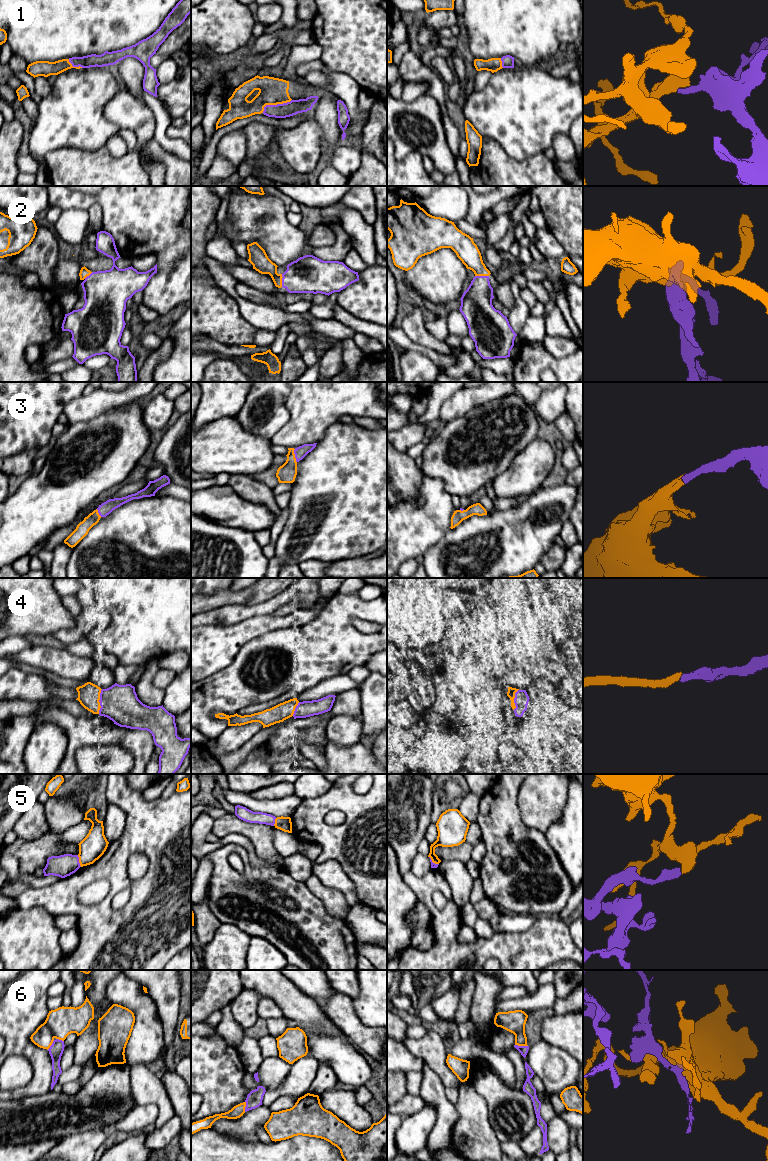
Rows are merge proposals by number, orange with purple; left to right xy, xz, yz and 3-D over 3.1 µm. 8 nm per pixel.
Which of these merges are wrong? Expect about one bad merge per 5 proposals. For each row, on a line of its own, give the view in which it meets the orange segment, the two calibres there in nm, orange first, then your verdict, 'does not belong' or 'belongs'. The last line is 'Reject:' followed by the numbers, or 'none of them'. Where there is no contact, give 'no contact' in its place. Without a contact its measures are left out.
1: contact in xz; calibres 220 and 120 nm; belongs
2: contact in yz; calibres 180 and 260 nm; belongs
3: contact in xz; calibres 150 and 100 nm; belongs
4: contact in xy; calibres 180 and 300 nm; belongs
5: contact in xy; calibres 200 and 180 nm; does not belong
6: contact in yz; calibres 180 and 70 nm; belongs
Reject: 5

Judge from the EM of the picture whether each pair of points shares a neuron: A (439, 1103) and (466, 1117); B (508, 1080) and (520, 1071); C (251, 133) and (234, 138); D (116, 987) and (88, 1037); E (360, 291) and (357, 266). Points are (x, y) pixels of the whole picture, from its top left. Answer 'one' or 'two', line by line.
A: two
B: two
C: two
D: two
E: two

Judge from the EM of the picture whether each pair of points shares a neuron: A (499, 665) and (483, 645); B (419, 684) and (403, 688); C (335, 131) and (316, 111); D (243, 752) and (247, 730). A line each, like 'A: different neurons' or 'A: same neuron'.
A: same neuron
B: different neurons
C: same neuron
D: different neurons

